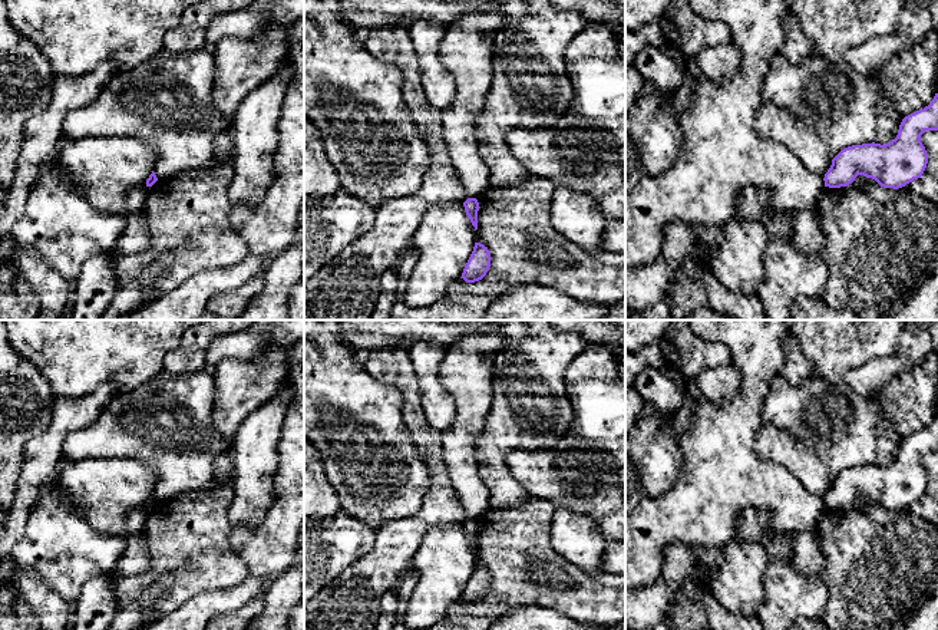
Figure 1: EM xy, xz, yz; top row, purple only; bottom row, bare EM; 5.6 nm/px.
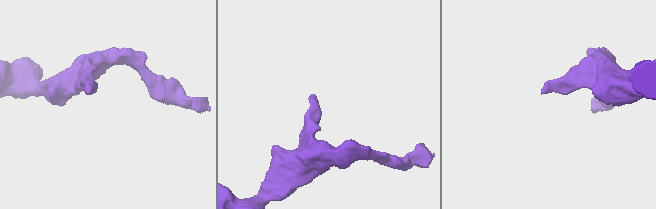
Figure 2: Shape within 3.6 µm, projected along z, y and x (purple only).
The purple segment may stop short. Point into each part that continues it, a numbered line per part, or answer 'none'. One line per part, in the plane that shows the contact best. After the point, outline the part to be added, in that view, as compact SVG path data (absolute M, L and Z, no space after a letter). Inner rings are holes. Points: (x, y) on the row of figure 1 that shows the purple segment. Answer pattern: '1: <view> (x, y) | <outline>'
none

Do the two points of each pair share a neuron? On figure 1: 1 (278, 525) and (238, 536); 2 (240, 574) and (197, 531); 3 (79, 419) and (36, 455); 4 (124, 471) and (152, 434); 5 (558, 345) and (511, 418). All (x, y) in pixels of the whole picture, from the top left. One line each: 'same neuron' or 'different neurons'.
1: same neuron
2: same neuron
3: same neuron
4: different neurons
5: same neuron

